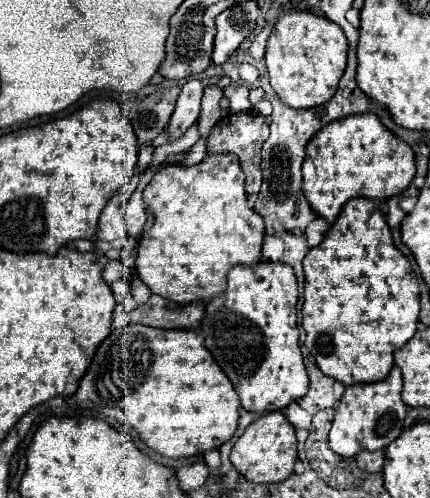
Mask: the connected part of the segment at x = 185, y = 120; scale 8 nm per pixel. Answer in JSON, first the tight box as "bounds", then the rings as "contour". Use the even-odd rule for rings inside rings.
{"bounds":[169,80,203,140],"contour":[[[189,80],[183,84],[181,94],[177,98],[175,112],[169,120],[171,140],[181,138],[185,130],[197,122],[201,112],[201,96],[203,96],[203,84],[199,80]]]}

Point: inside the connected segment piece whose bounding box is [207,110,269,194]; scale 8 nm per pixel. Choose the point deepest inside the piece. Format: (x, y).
(243, 134)

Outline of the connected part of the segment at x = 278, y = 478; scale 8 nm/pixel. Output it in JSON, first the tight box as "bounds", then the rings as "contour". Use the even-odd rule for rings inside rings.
{"bounds":[231,410,297,482],"contour":[[[277,410],[261,414],[239,436],[231,450],[231,464],[251,482],[283,482],[297,460],[297,438],[291,422]]]}

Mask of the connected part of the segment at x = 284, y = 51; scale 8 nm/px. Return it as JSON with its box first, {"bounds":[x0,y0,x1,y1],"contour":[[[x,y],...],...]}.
{"bounds":[265,10,347,108],"contour":[[[291,10],[277,18],[275,30],[267,40],[265,62],[269,72],[269,82],[275,94],[291,108],[313,108],[325,104],[337,90],[339,78],[343,76],[347,64],[347,38],[343,30],[323,16],[315,16],[309,10]]]}

